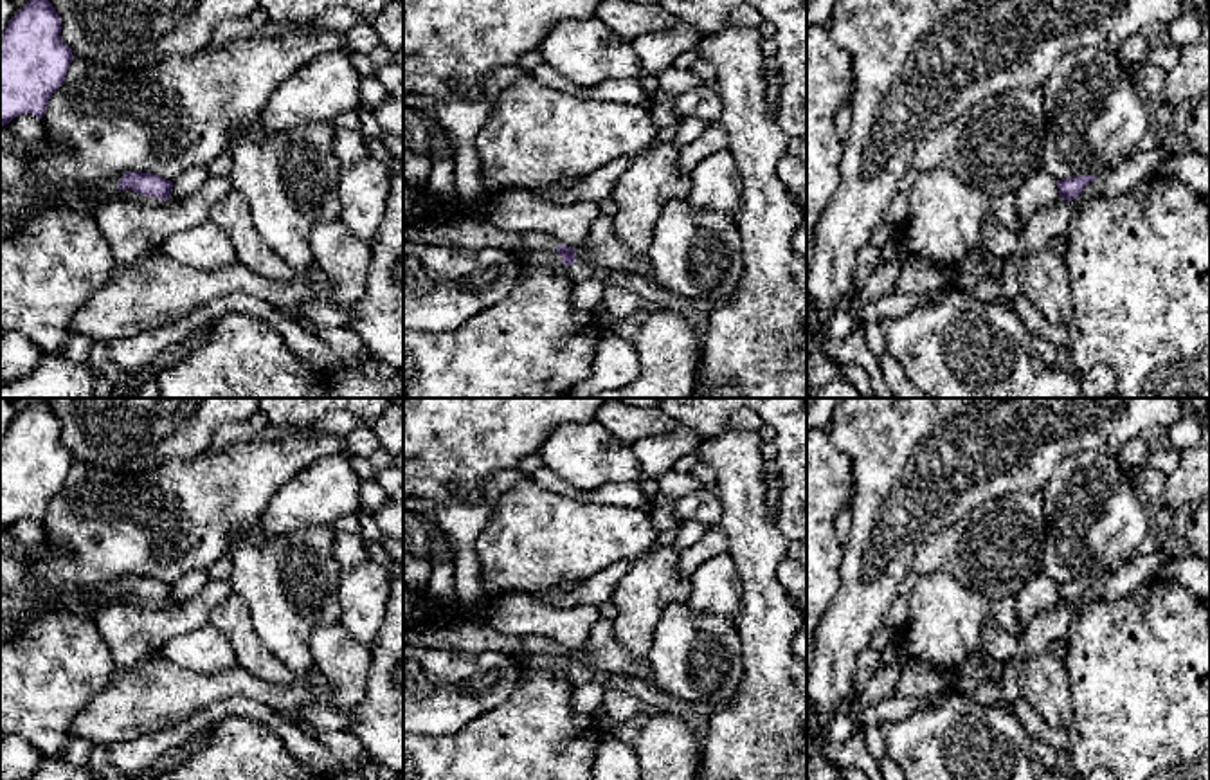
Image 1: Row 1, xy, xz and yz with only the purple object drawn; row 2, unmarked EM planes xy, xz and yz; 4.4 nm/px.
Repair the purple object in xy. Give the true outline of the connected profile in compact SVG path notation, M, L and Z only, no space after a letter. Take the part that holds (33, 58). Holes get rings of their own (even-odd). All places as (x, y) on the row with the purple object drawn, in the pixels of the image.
M29 0L9 20L0 36L0 126L22 113L43 117L74 58L59 32L49 0Z

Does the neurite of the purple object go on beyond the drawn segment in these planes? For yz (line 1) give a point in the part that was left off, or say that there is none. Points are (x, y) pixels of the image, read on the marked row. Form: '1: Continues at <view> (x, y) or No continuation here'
1: No continuation here

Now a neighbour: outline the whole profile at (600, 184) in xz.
M623 155L609 160L596 171L578 180L558 180L551 184L542 198L553 205L567 205L574 202L598 202L609 198L616 187L618 178L637 155Z

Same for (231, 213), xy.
M238 189L229 191L212 205L209 220L230 238L236 259L248 270L275 283L293 276L292 267L256 231L247 198Z

